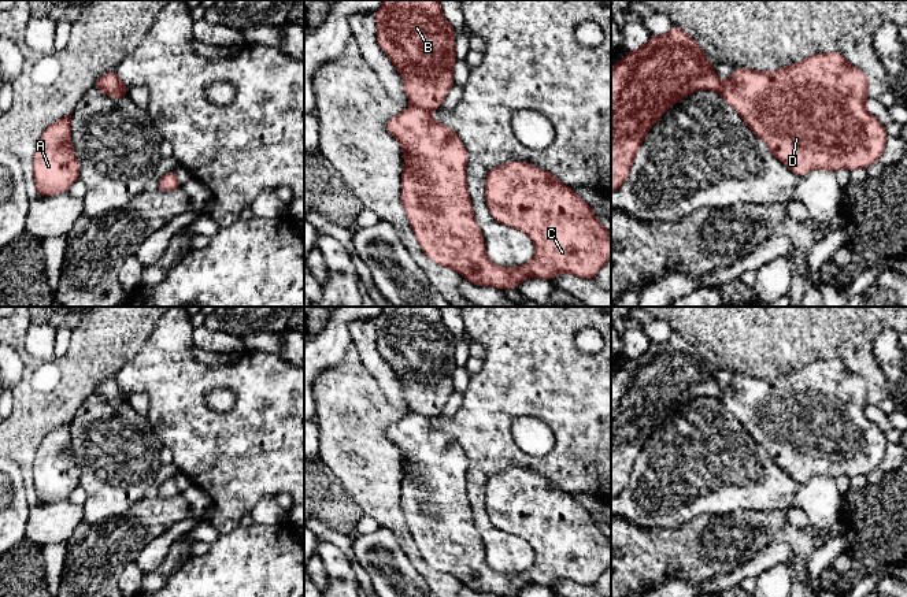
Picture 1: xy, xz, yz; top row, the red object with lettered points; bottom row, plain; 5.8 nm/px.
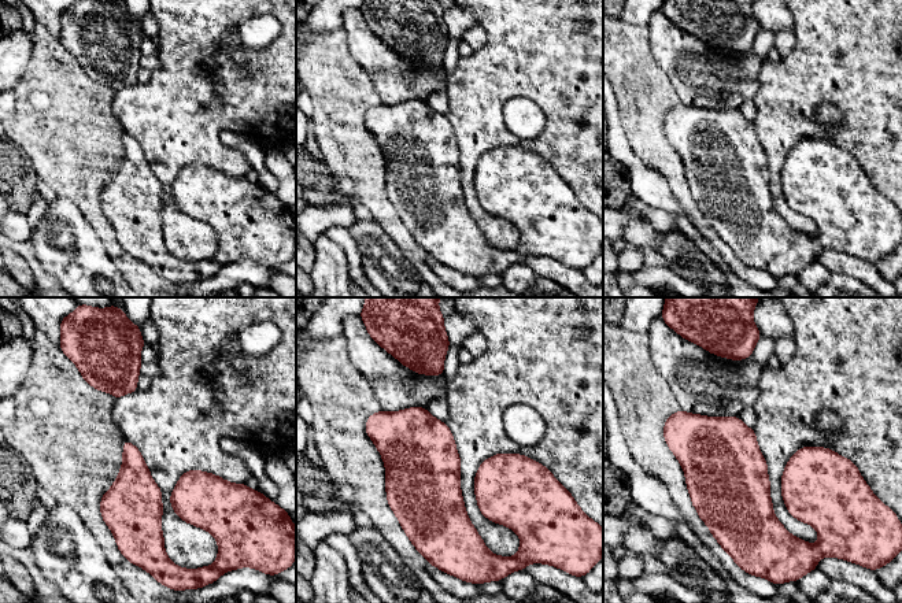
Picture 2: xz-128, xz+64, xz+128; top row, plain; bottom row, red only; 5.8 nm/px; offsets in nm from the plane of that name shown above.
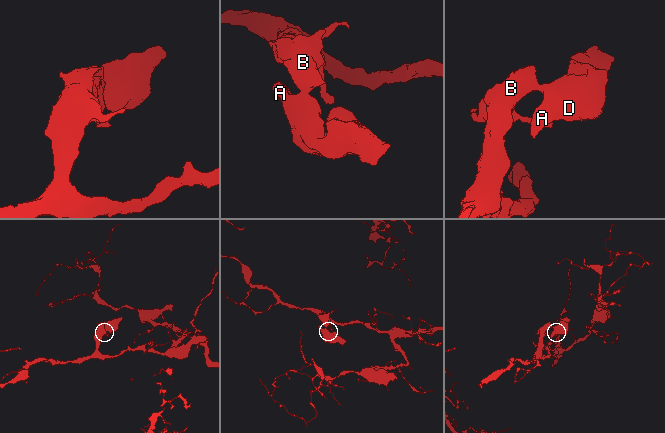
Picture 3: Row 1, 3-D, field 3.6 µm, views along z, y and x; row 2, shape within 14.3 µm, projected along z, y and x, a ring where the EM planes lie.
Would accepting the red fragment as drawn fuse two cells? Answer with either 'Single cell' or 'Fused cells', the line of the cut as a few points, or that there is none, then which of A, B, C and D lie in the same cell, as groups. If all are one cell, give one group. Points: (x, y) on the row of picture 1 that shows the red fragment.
Fused cells. Split along xz (411, 104), (421, 106), (429, 111). Groups: A C D / B

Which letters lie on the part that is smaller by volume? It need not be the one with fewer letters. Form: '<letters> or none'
A, C, D

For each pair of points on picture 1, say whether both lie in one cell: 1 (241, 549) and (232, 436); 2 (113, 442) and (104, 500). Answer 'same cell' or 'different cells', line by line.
1: different cells
2: same cell

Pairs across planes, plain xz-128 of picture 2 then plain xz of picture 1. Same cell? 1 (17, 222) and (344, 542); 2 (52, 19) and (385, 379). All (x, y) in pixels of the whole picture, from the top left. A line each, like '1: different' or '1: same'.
1: different
2: same

